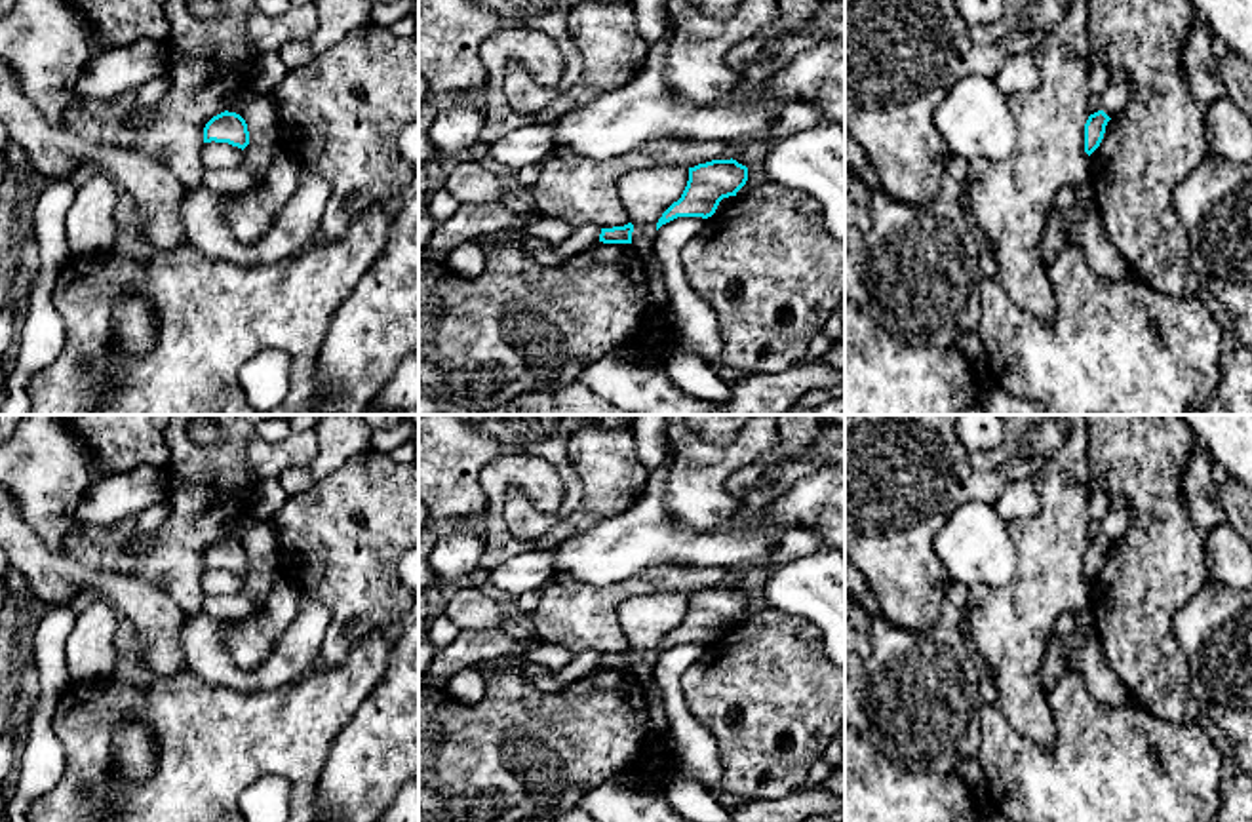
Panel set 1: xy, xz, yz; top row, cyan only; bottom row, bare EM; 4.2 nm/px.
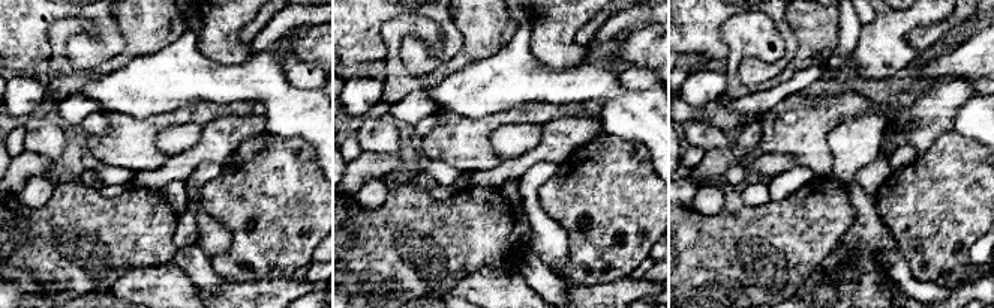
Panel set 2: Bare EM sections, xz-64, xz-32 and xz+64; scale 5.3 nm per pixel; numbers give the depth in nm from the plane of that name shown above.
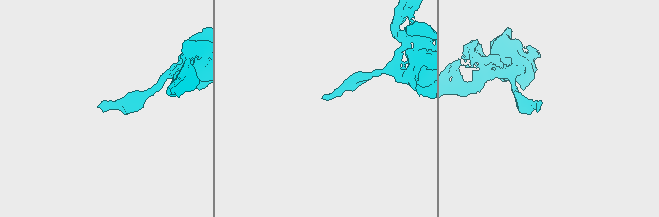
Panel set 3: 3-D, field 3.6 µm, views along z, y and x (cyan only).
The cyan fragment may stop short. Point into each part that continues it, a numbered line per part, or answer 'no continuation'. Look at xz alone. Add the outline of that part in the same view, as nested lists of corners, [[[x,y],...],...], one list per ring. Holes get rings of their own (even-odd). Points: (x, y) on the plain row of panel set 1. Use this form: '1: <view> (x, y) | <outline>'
no continuation

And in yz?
no continuation

